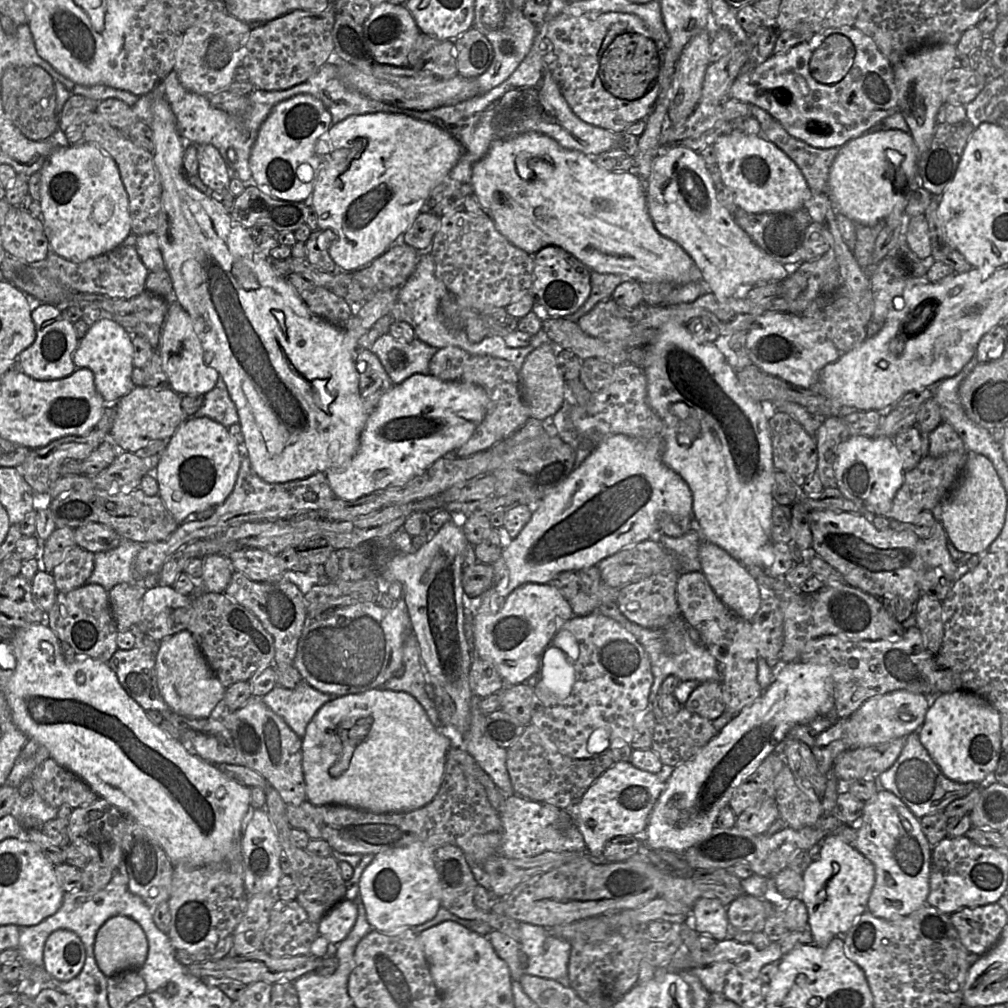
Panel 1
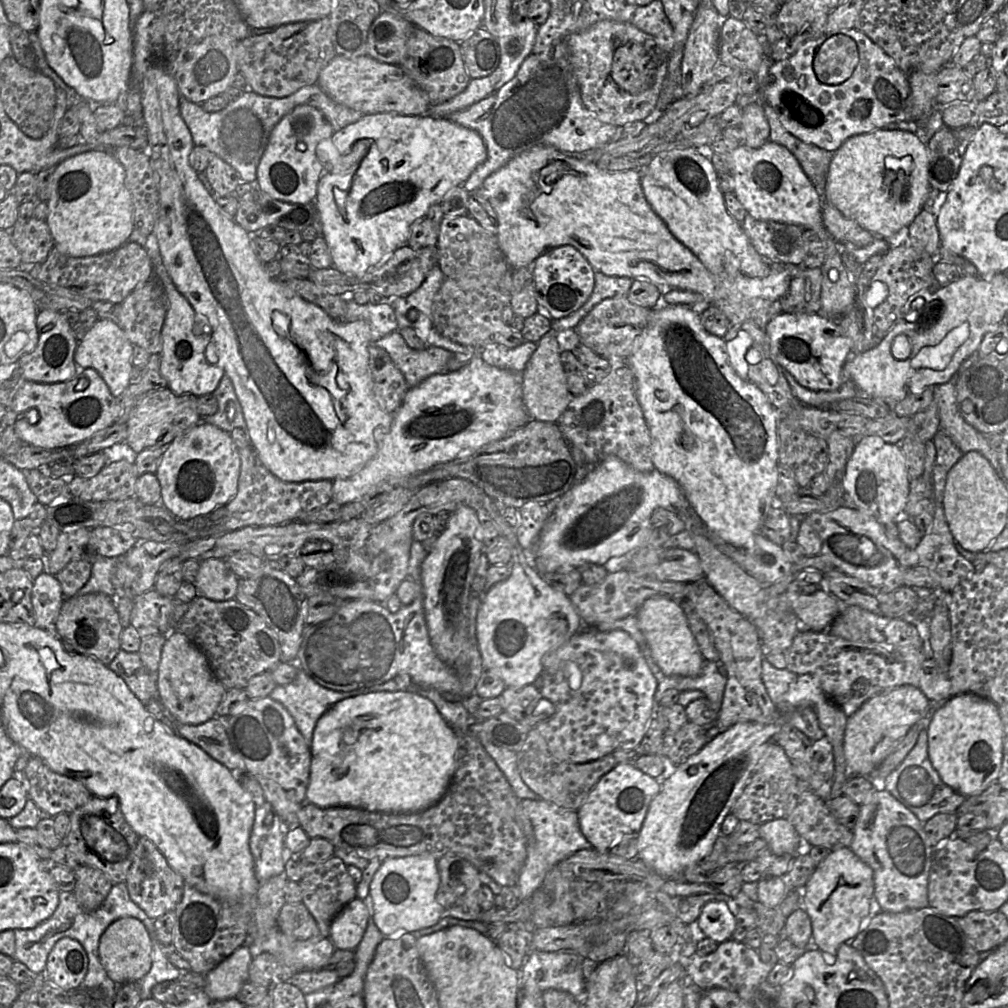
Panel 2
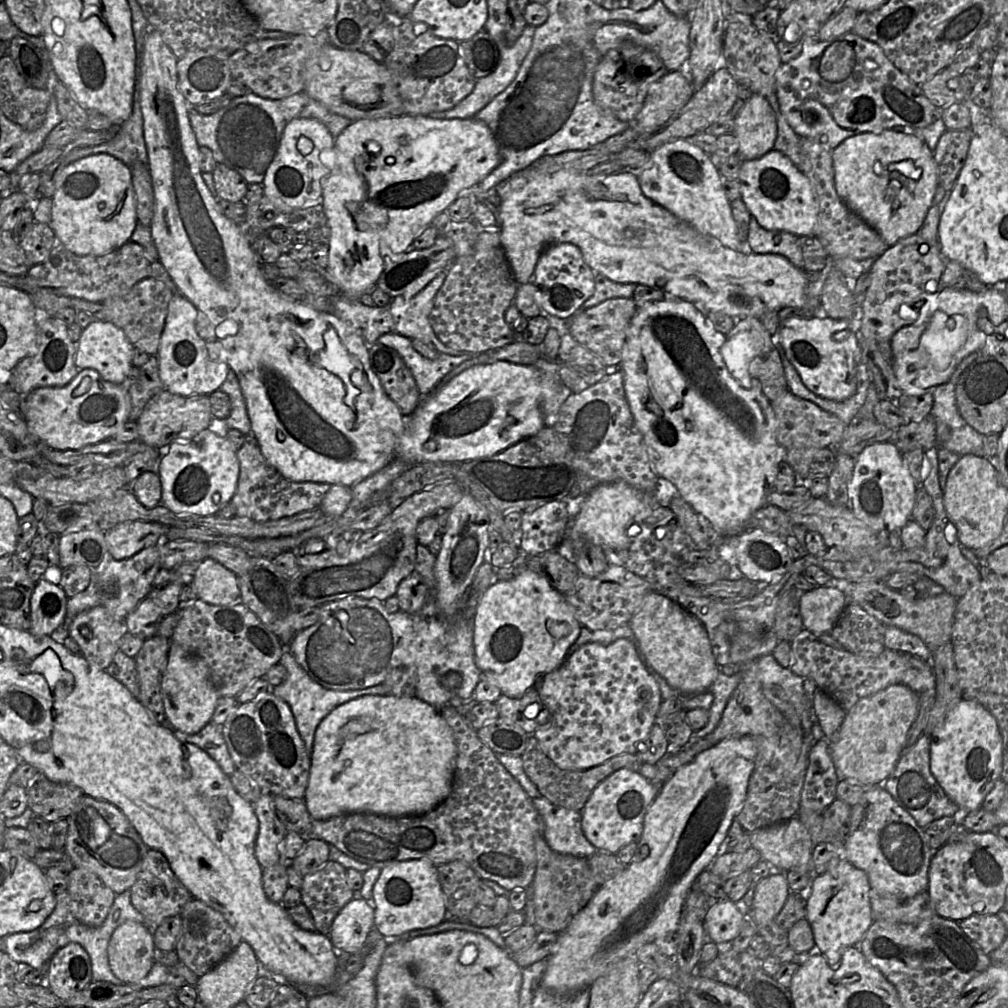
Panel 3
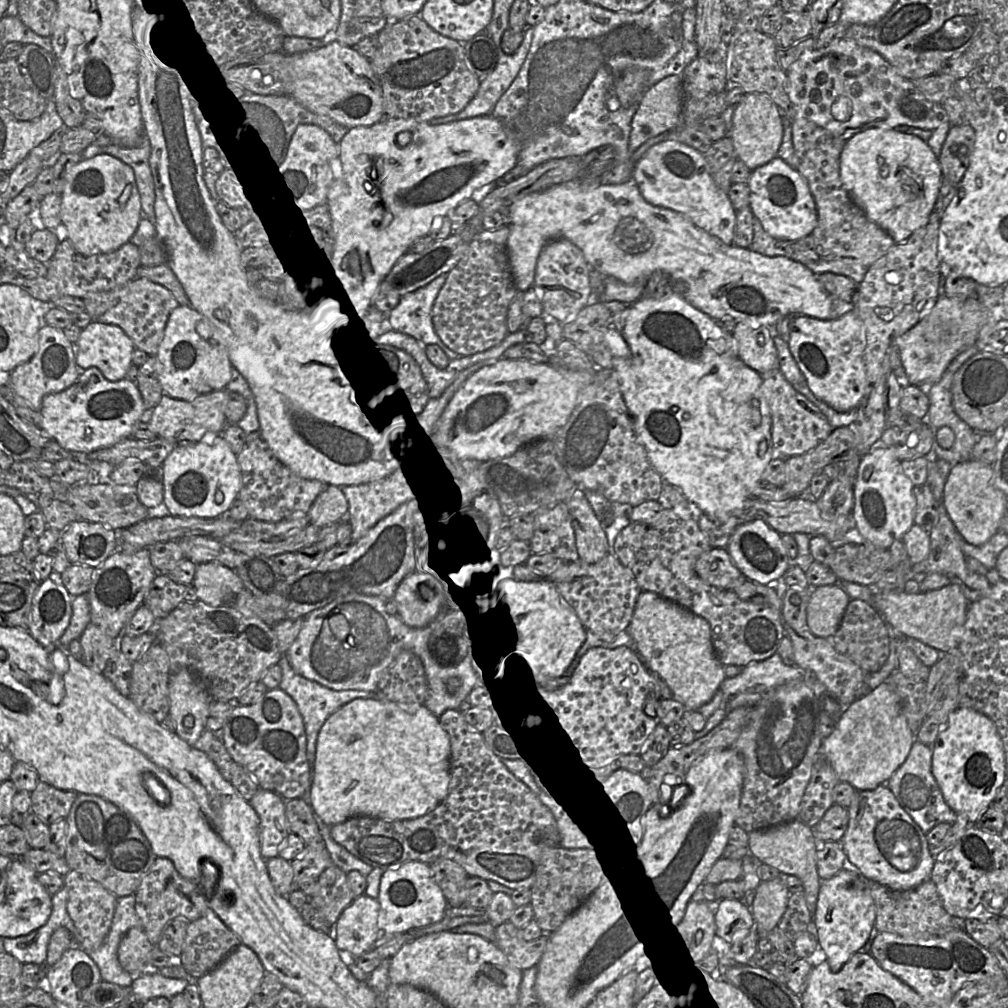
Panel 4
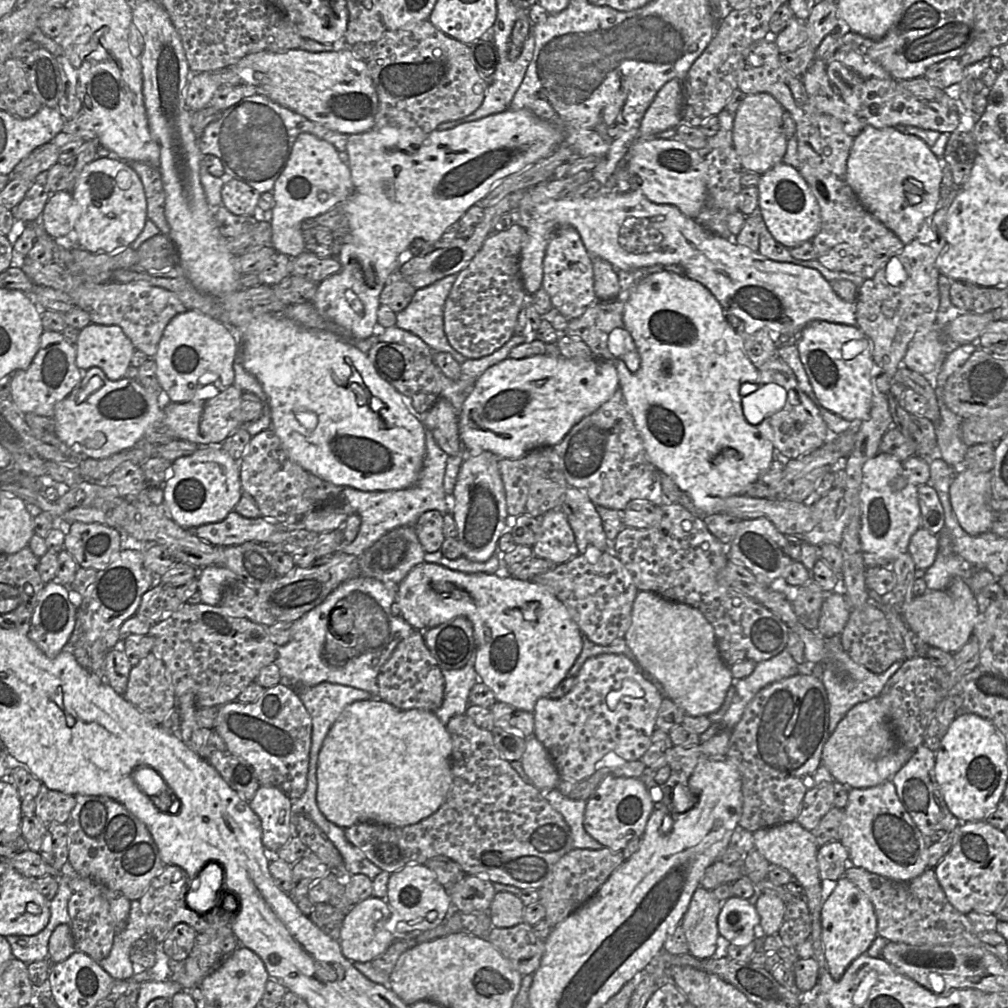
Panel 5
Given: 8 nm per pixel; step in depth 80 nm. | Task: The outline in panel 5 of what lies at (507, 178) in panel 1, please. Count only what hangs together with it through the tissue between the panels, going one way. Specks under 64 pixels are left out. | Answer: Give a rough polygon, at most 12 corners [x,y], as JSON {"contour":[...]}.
{"contour":[[640,190],[529,213],[520,274],[542,287],[573,227],[616,270],[675,264],[746,331],[856,325],[817,270],[731,243]]}

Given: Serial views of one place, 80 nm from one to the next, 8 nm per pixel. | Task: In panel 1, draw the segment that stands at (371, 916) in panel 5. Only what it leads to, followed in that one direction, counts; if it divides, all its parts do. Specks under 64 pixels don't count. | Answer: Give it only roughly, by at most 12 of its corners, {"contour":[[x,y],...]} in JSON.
{"contour":[[343,899],[318,923],[318,932],[338,945],[358,916]]}

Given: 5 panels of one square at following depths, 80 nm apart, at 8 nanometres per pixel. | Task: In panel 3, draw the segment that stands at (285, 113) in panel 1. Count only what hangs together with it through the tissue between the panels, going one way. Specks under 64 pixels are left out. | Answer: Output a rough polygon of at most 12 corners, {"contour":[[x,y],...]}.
{"contour":[[313,118],[285,127],[262,182],[284,211],[322,204],[334,147]]}

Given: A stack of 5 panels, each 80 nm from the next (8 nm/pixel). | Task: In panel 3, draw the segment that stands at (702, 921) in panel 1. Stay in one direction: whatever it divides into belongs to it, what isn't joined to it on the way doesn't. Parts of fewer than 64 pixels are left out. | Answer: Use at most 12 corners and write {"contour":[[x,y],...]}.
{"contour":[[718,899],[704,917],[709,940],[732,941],[747,914]]}

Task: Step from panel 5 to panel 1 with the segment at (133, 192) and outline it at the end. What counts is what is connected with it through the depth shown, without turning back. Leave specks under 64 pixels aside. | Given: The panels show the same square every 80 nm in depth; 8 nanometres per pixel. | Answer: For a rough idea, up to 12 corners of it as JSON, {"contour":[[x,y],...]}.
{"contour":[[95,144],[40,170],[44,232],[83,262],[132,233],[115,160]]}

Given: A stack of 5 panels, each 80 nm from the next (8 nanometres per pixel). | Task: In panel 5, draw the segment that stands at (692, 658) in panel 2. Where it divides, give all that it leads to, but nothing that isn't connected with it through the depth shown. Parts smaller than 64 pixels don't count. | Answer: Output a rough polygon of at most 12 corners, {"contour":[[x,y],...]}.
{"contour":[[639,591],[624,638],[685,714],[735,679],[697,608]]}

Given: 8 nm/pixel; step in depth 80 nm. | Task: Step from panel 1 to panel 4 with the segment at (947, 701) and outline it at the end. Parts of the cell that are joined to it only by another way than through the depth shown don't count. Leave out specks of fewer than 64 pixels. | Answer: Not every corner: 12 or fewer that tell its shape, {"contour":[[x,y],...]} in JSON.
{"contour":[[958,707],[932,749],[947,805],[970,824],[1006,779],[995,723]]}

